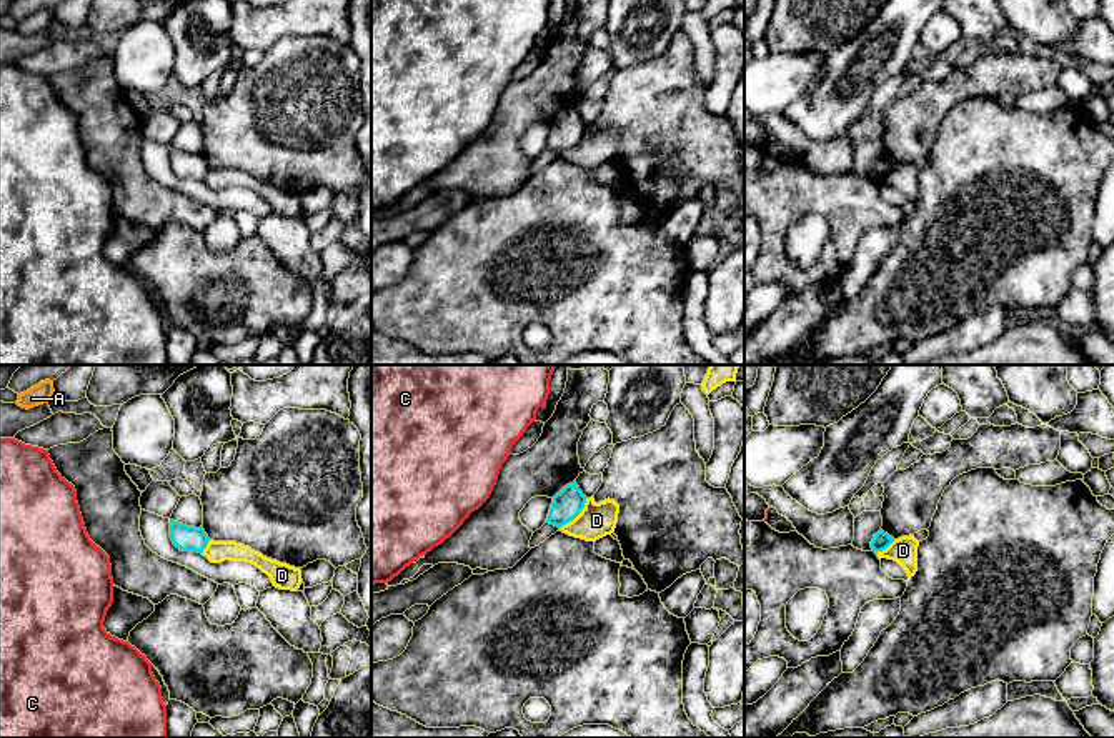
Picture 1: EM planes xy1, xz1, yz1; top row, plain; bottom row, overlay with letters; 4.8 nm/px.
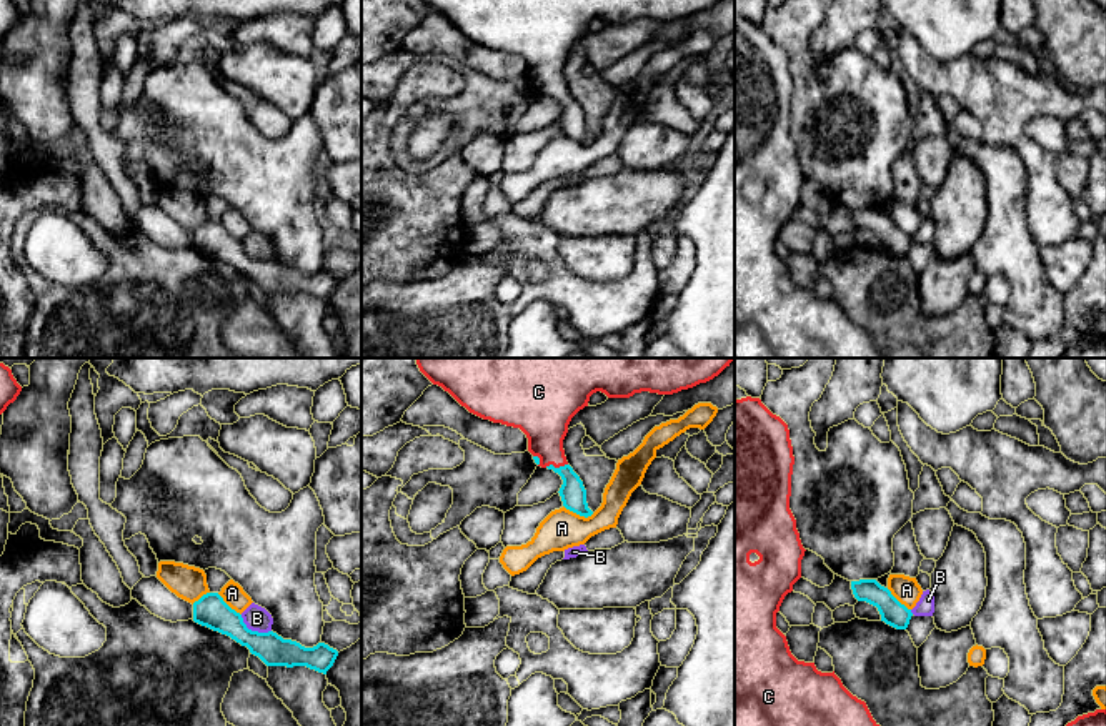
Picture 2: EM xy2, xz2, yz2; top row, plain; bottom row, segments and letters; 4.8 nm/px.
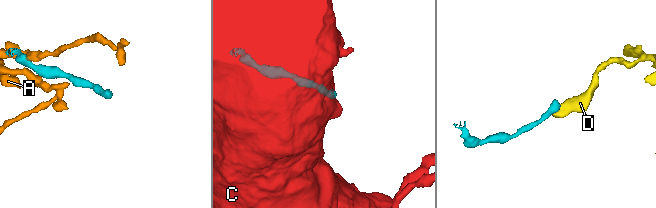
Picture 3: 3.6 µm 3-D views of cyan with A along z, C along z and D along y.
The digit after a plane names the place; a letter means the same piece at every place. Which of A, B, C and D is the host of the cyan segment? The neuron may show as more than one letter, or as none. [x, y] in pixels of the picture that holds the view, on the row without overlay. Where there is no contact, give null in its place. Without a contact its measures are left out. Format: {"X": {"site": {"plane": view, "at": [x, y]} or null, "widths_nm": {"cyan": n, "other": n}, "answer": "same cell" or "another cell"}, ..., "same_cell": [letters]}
{"A": {"site": {"plane": "xz2", "at": [578, 140]}, "widths_nm": {"cyan": 130, "other": 190}, "answer": "another cell"}, "B": {"site": {"plane": "xy2", "at": [254, 258]}, "widths_nm": {"cyan": 160, "other": 120}, "answer": "another cell"}, "C": {"site": {"plane": "xz2", "at": [553, 94]}, "widths_nm": {"cyan": 130, "other": 240}, "answer": "same cell"}, "D": {"site": {"plane": "xz1", "at": [576, 142]}, "widths_nm": {"cyan": 150, "other": 170}, "answer": "another cell"}, "same_cell": ["C"]}

